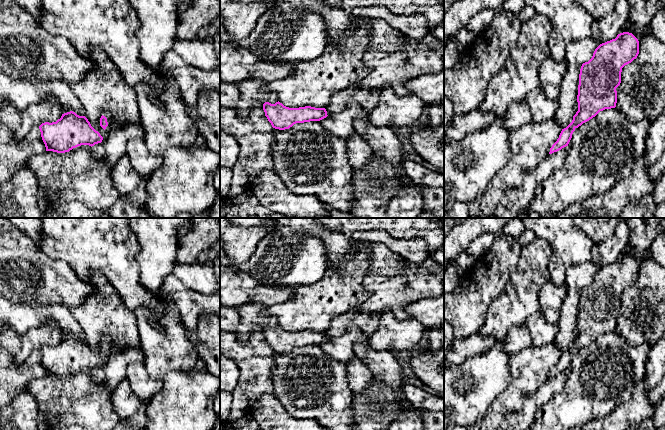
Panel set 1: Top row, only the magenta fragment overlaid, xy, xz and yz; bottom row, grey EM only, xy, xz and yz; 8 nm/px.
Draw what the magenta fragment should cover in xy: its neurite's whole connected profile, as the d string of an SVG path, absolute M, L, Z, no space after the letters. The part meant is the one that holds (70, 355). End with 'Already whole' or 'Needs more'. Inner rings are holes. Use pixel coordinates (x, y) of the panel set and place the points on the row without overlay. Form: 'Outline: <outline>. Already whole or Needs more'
Outline: M70 335L62 338L56 346L45 346L39 350L46 375L69 376L81 369L94 370L103 361L96 355L85 340Z. Already whole

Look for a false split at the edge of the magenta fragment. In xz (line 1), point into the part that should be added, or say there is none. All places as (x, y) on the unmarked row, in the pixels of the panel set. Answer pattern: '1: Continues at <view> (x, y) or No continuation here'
1: No continuation here

